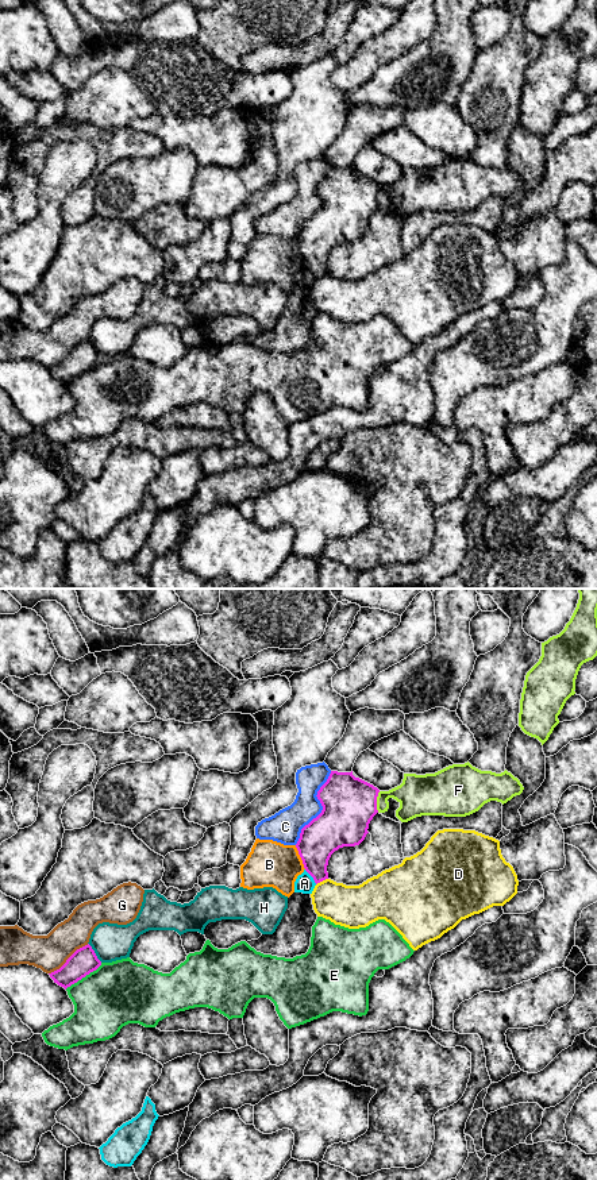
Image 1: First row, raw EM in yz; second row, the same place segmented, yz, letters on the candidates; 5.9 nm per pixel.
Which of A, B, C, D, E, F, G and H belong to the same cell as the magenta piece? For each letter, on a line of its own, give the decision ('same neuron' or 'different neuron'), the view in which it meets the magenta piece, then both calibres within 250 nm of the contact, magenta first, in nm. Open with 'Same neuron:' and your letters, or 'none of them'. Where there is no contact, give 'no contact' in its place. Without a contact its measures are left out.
Same neuron: none of them
A: different neuron; contact in yz; calibres 220 and 120 nm
B: different neuron; contact in yz; calibres 240 and 280 nm
C: different neuron; contact in yz; calibres 320 and 190 nm
D: different neuron; contact in yz; calibres 220 and 260 nm
E: different neuron; contact in yz; calibres 160 and 380 nm
F: different neuron; contact in yz; calibres 320 and 220 nm
G: different neuron; contact in yz; calibres 160 and 220 nm
H: different neuron; contact in yz; calibres 160 and 220 nm

